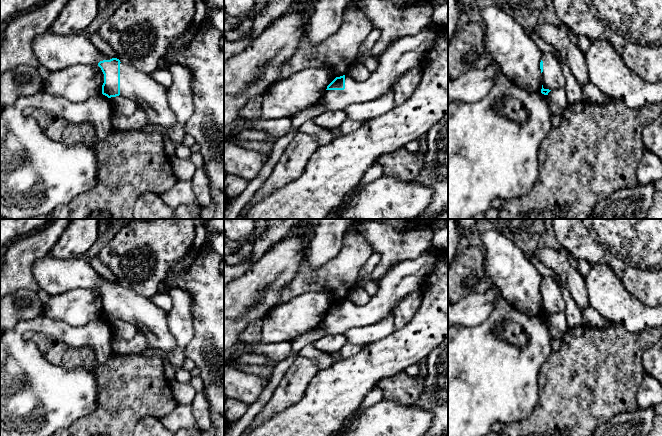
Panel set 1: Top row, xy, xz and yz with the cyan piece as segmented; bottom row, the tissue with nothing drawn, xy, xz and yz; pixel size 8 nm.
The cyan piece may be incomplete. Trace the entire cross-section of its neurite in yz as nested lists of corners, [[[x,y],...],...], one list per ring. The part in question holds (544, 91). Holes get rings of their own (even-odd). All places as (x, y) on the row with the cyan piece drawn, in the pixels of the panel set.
[[[542,53],[540,69],[542,73],[542,94],[548,95],[551,90],[565,87],[566,79],[558,55]]]

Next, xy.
[[[48,31],[33,40],[32,48],[39,64],[50,72],[59,72],[79,64],[96,67],[102,75],[102,94],[108,98],[120,95],[133,102],[135,109],[142,108],[147,116],[146,126],[169,129],[177,124],[176,116],[169,107],[167,88],[157,83],[150,75],[101,53],[86,34],[58,35]]]

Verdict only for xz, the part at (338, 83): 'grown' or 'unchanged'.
grown

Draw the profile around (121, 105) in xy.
[[[116,96],[110,98],[113,110],[116,114],[122,114],[124,116],[132,116],[134,113],[135,105],[133,102],[122,96]]]

